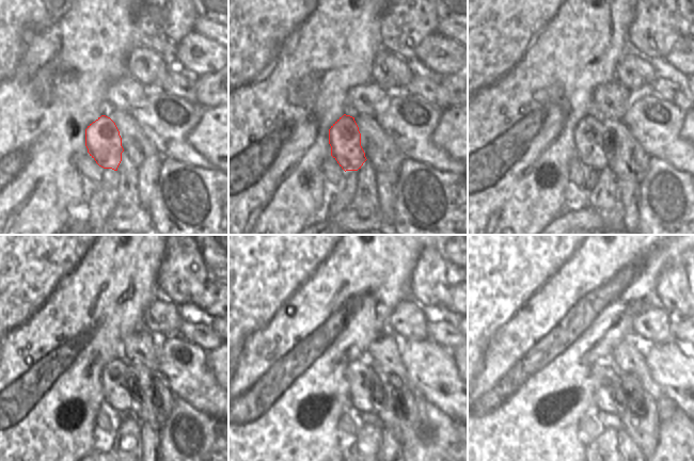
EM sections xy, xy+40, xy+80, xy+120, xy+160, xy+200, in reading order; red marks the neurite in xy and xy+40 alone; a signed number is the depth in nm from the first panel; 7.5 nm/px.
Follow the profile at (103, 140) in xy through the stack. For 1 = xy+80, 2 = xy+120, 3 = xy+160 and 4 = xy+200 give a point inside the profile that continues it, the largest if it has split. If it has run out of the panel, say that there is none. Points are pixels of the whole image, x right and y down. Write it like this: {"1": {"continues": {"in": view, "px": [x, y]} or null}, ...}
{"1": {"continues": {"in": "xy+80", "px": [592, 140]}}, "2": {"continues": {"in": "xy+120", "px": [116, 383]}}, "3": {"continues": {"in": "xy+160", "px": [358, 371]}}, "4": {"continues": {"in": "xy+200", "px": [604, 401]}}}

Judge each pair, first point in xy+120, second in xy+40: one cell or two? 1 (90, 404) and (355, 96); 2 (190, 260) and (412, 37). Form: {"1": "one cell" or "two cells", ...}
{"1": "two cells", "2": "one cell"}

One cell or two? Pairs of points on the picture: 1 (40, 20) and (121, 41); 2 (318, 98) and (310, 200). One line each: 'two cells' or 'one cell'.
1: one cell
2: one cell

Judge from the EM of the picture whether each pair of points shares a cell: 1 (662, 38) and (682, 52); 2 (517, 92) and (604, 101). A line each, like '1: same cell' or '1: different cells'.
1: different cells
2: different cells

